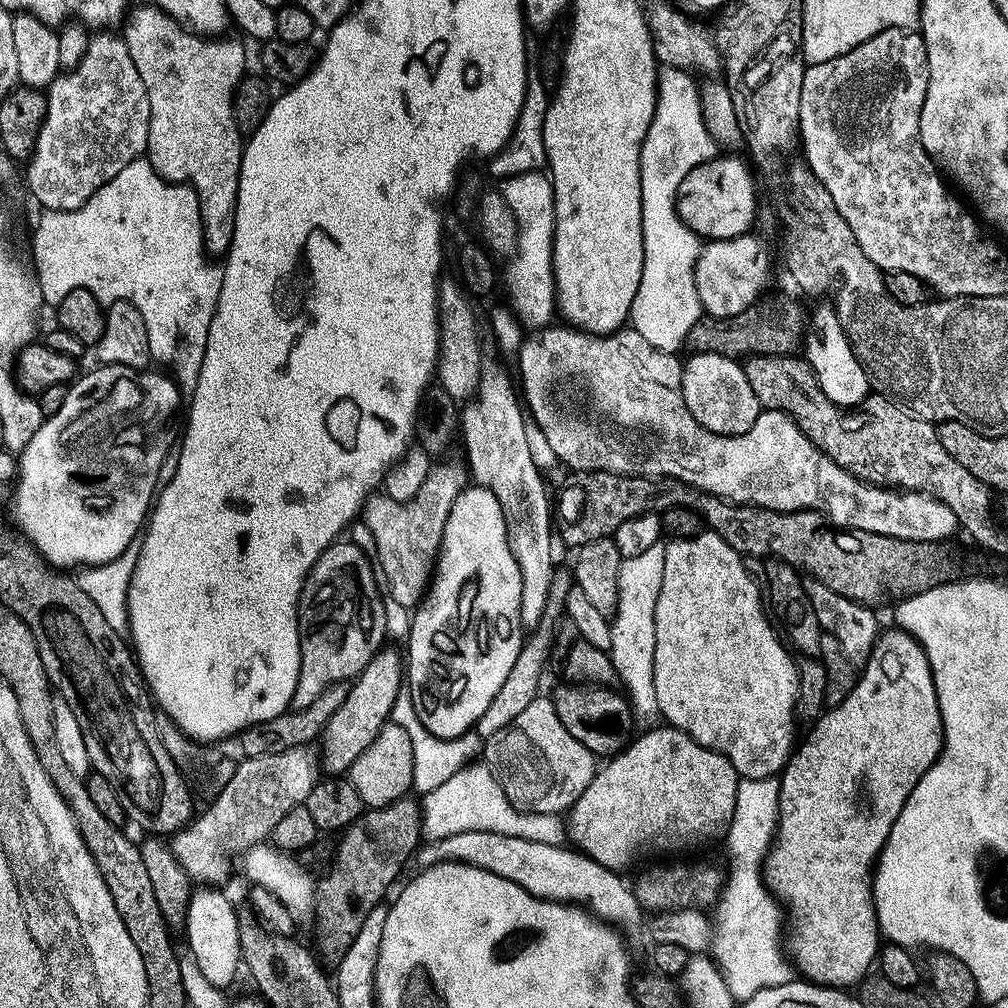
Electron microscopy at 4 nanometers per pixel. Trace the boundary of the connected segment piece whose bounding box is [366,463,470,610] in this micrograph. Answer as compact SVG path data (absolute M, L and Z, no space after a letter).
M438 463L435 466L432 466L429 470L429 474L427 478L425 478L425 482L422 483L421 489L418 490L415 497L412 500L406 501L404 504L399 504L396 501L389 500L387 498L381 498L381 500L376 500L377 498L372 498L367 501L366 504L366 516L368 512L368 532L372 535L372 540L376 543L376 556L374 552L374 560L378 565L379 571L382 573L382 580L388 583L388 589L386 586L387 595L392 596L395 602L398 602L399 605L407 608L409 610L415 609L417 605L419 605L420 601L424 598L424 593L434 575L434 565L436 562L437 555L440 551L440 539L442 538L442 534L444 533L444 527L446 526L446 518L450 514L450 506L454 506L454 502L458 498L458 494L466 485L469 483L470 473L465 467L463 463L460 464L440 464Z

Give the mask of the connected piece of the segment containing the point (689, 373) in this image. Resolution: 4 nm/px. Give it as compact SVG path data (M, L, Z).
M697 352L683 361L682 394L690 414L719 436L741 436L754 426L762 407L751 390L743 367L733 357Z

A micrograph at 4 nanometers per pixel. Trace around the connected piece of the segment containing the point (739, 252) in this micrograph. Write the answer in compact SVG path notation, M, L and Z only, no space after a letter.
M753 234L732 240L709 243L696 260L696 289L701 309L711 318L730 318L742 314L761 299L760 291L768 284L768 248Z

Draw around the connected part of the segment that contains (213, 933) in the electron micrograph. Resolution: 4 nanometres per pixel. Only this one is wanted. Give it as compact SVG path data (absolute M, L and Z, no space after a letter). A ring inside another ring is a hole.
M220 890L193 891L189 902L186 933L188 932L187 951L198 962L198 970L206 974L206 979L216 988L227 989L228 983L236 976L236 967L242 964L240 950L240 920L232 909L232 904Z

